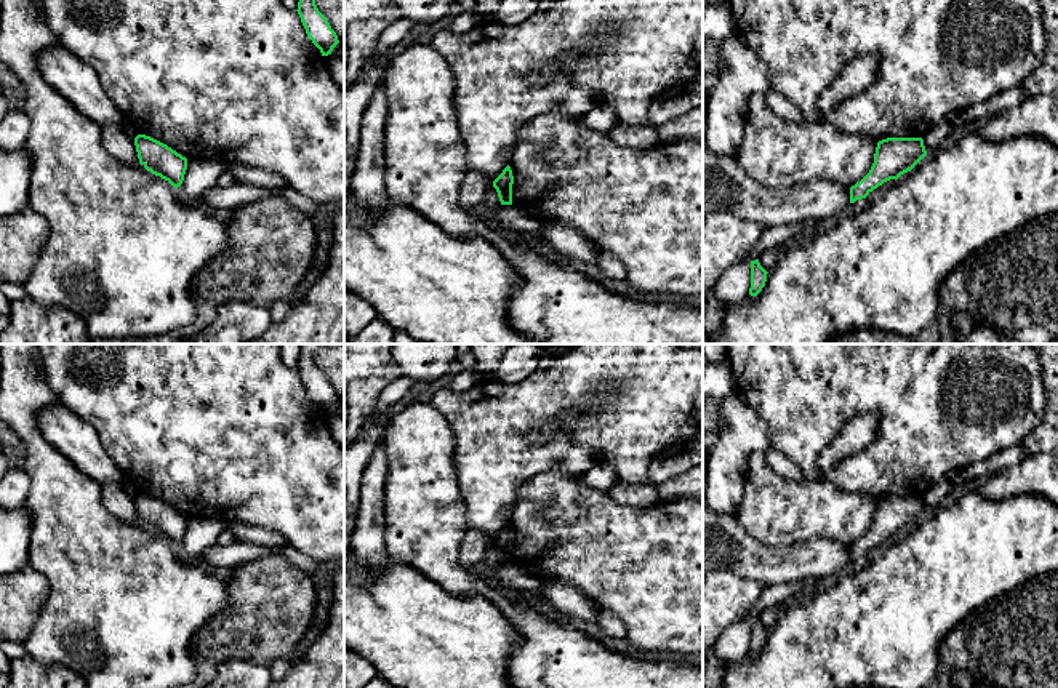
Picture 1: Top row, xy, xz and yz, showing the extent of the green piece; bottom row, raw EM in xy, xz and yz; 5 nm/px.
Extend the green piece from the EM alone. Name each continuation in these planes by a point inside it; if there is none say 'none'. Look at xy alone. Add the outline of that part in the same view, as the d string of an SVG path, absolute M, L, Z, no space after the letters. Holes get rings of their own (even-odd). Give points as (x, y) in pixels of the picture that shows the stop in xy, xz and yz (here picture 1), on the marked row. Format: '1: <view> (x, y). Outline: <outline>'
none

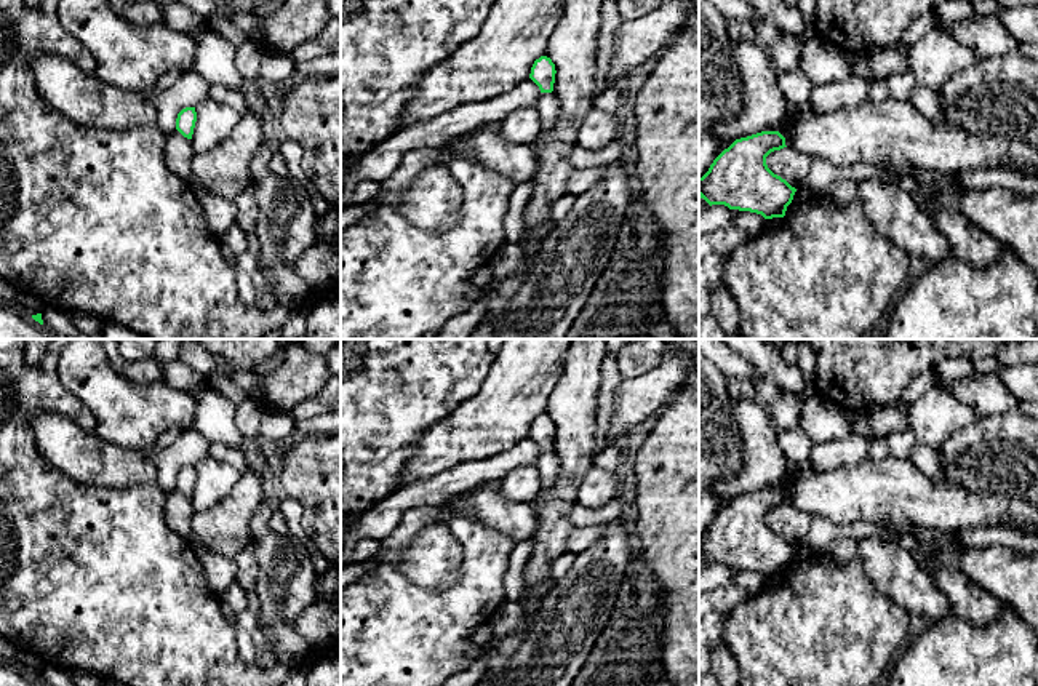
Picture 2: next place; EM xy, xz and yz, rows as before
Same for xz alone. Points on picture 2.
1: xz (547, 104). Outline: M541 93L536 106L534 106L541 115L541 134L550 131L558 118L558 99L555 93Z

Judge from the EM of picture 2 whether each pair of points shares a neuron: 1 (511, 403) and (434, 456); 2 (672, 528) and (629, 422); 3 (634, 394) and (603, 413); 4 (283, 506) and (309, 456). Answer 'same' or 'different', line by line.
1: same
2: different
3: different
4: different

